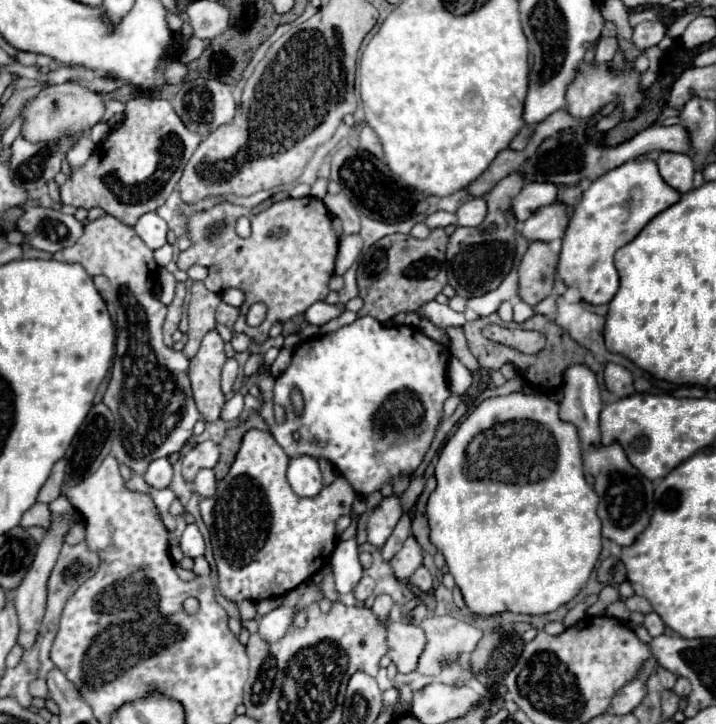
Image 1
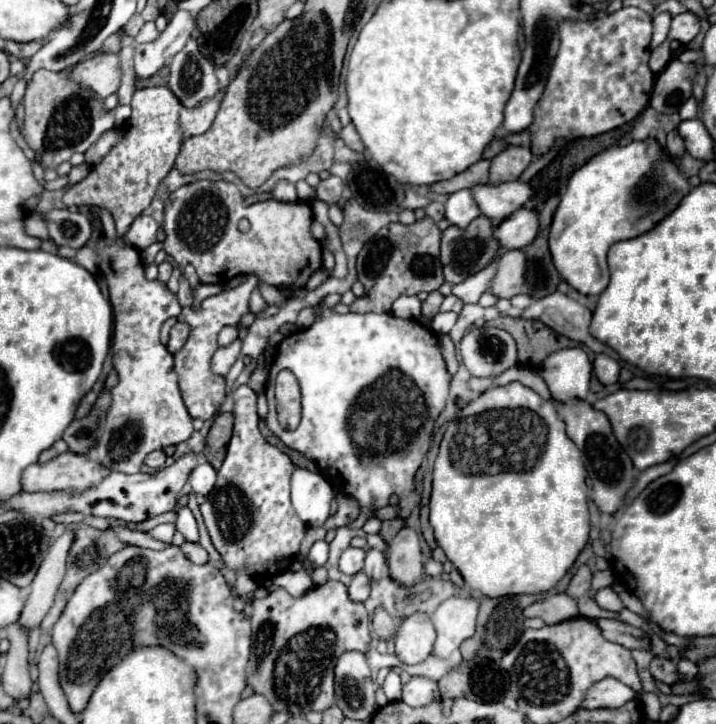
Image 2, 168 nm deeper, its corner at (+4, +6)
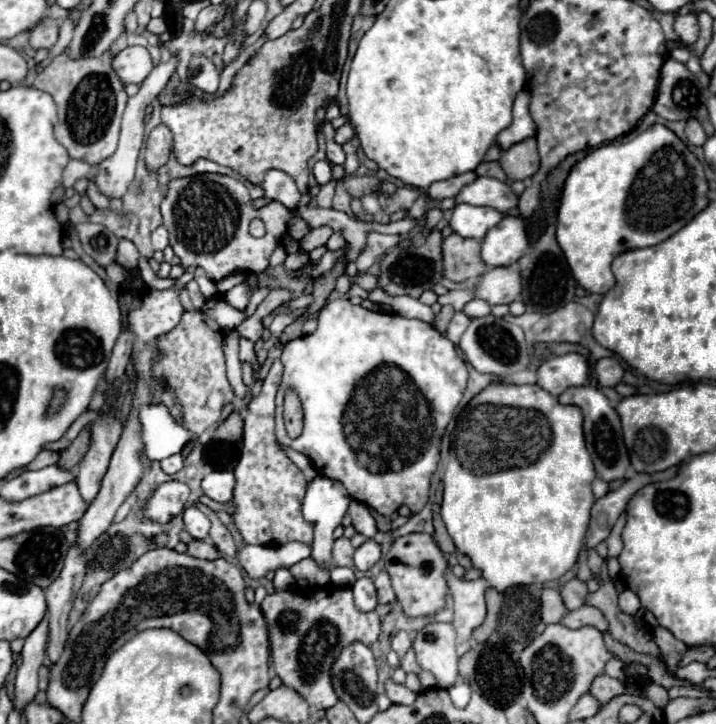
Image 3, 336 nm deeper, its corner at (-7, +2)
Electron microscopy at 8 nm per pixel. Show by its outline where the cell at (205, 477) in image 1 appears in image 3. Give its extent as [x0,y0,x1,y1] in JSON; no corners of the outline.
[201,471,235,503]

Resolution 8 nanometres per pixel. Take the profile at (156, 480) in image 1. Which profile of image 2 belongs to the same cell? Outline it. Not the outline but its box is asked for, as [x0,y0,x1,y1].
[146,449,166,469]

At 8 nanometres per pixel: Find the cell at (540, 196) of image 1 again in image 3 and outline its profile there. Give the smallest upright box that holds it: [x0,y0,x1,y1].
[455,177,519,215]

